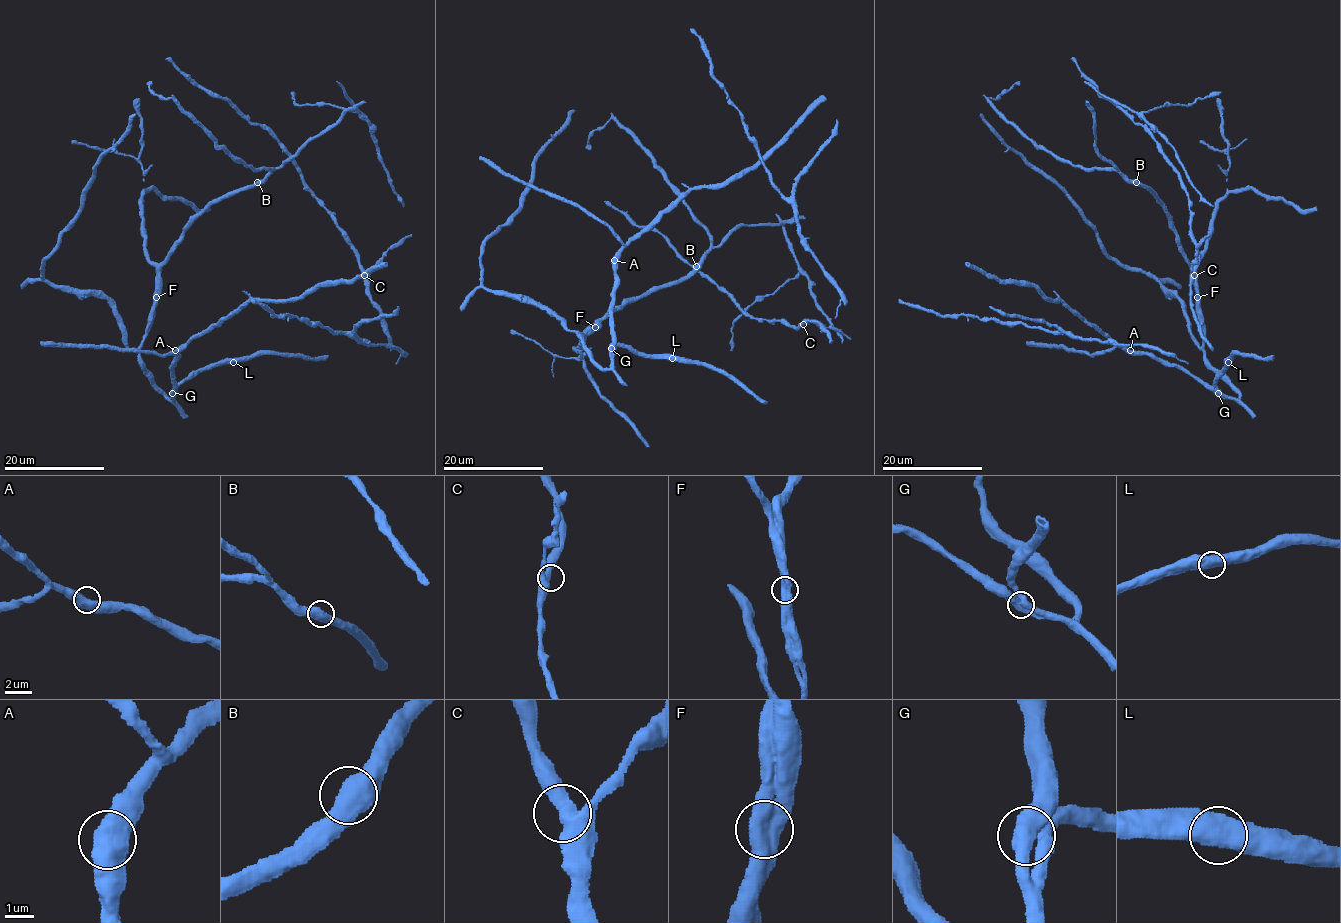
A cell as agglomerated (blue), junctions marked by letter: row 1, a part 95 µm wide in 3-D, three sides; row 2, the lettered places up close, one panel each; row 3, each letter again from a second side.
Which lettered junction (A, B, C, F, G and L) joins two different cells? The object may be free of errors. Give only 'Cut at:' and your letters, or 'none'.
Cut at: none

